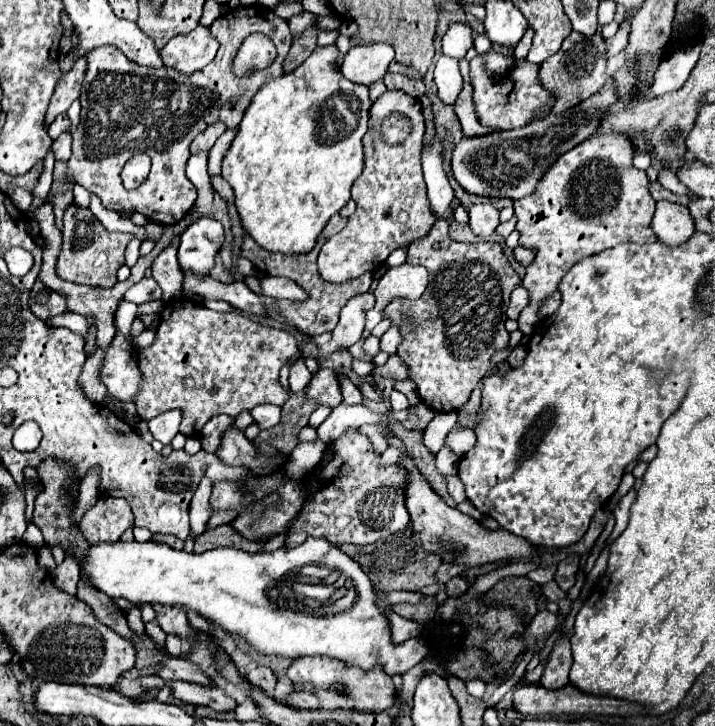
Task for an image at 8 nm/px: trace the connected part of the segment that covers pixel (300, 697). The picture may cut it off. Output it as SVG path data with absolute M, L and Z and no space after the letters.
M294 690L288 696L288 704L294 708L306 708L306 710L314 710L320 706L314 692L300 692L300 690Z

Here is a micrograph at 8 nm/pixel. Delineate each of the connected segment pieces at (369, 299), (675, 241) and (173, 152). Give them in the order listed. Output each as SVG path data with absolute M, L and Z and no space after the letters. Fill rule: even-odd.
M364 292L364 294L350 298L340 312L340 322L332 332L334 334L332 342L320 346L320 358L328 356L330 352L336 352L342 346L352 346L354 342L360 340L360 336L364 332L366 310L370 310L372 306L374 306L374 294L372 292Z
M668 200L656 202L656 212L650 226L658 240L668 246L684 244L694 234L694 220L688 208Z
M238 8L218 16L210 26L210 34L220 42L220 50L208 66L192 72L190 76L166 66L158 70L134 64L114 46L94 48L86 54L88 70L80 94L80 126L74 130L67 115L60 114L54 124L48 126L48 134L56 140L64 130L72 132L74 142L66 172L68 180L82 184L88 192L94 192L102 200L104 208L116 212L134 210L164 226L178 224L196 200L196 188L186 176L190 142L214 122L224 122L228 128L236 128L258 88L262 88L270 78L274 80L286 74L282 70L282 62L288 56L292 36L284 18L274 14L244 14L244 8ZM256 30L266 36L276 36L278 56L270 68L246 78L236 78L230 64L242 40ZM136 152L146 152L152 158L152 170L148 178L130 192L124 188L120 172L126 160L130 160Z

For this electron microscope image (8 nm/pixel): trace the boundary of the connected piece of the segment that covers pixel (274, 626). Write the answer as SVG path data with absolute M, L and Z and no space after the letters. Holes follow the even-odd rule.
M306 538L306 542L294 548L278 548L274 552L242 552L238 548L216 548L208 550L202 554L190 554L184 550L170 548L168 544L158 544L158 542L116 542L116 544L98 544L90 546L90 552L84 560L84 568L88 574L88 580L92 586L108 594L110 598L126 598L132 604L148 602L148 604L166 604L166 606L182 606L190 612L200 614L202 618L210 620L214 626L228 634L236 634L244 638L244 642L266 656L284 656L290 660L302 658L302 656L330 656L336 660L346 660L346 664L358 664L358 668L376 668L380 666L382 670L388 672L388 676L404 674L412 666L416 666L424 658L424 642L402 642L394 644L392 642L392 632L390 632L390 622L382 614L382 610L376 604L376 592L374 586L370 584L370 578L366 578L366 572L362 572L362 566L354 564L350 556L346 556L338 546L330 544L324 538ZM316 564L316 566L326 566L332 570L338 570L352 578L352 584L358 592L356 602L350 610L334 614L334 616L312 616L312 614L294 614L296 610L288 610L282 606L276 592L276 584L282 580L282 576L290 574L292 570L298 570L302 566Z

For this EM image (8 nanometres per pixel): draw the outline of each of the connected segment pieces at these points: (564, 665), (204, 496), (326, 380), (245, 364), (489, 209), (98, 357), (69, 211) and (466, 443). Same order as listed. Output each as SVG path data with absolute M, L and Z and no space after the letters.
M560 636L554 642L554 650L550 654L550 662L544 670L544 676L540 678L540 684L546 688L562 688L568 684L568 672L572 668L572 650L570 640Z
M202 478L196 488L196 494L192 498L192 504L190 504L190 526L192 526L190 532L194 536L200 536L204 532L204 526L206 526L208 518L212 516L210 514L212 510L208 506L210 492L212 492L212 482L208 478Z
M322 368L318 374L314 374L308 388L306 388L306 398L314 400L316 404L336 408L342 402L336 372L330 368Z
M188 298L170 300L164 304L164 310L160 314L154 346L136 352L138 366L142 370L140 392L134 400L138 406L138 414L142 420L150 420L166 410L180 408L184 412L180 432L186 436L196 436L202 426L216 414L236 418L238 412L252 410L258 404L282 406L290 396L290 388L284 388L280 384L280 368L286 366L288 360L296 354L298 340L288 330L264 326L250 316L222 314Z
M472 204L468 216L472 232L480 238L492 236L496 232L496 226L500 224L500 212L492 204Z
M97 348L94 354L89 357L80 374L80 386L84 388L86 396L94 402L100 404L102 398L106 396L106 386L100 382L99 373L103 365L104 349Z
M70 204L64 212L62 248L56 262L56 274L68 282L110 288L116 284L116 270L124 264L124 250L132 238L134 234L128 232L108 232L88 208Z
M454 426L444 440L444 446L448 446L456 456L462 456L466 450L470 450L476 444L476 436L470 428L460 428Z

